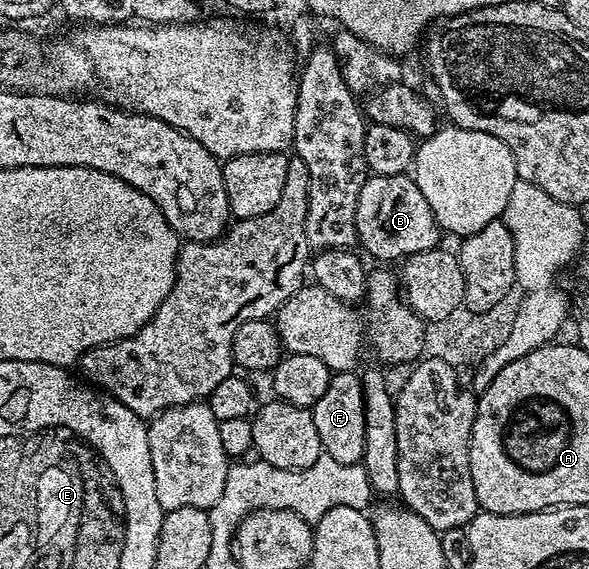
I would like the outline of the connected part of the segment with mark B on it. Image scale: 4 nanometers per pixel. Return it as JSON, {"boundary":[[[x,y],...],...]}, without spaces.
{"boundary":[[[408,173],[366,177],[355,208],[355,224],[360,249],[366,255],[369,253],[371,257],[378,258],[381,264],[400,263],[412,254],[438,249],[440,242],[437,241],[443,238],[431,205],[427,204],[426,197]]]}

